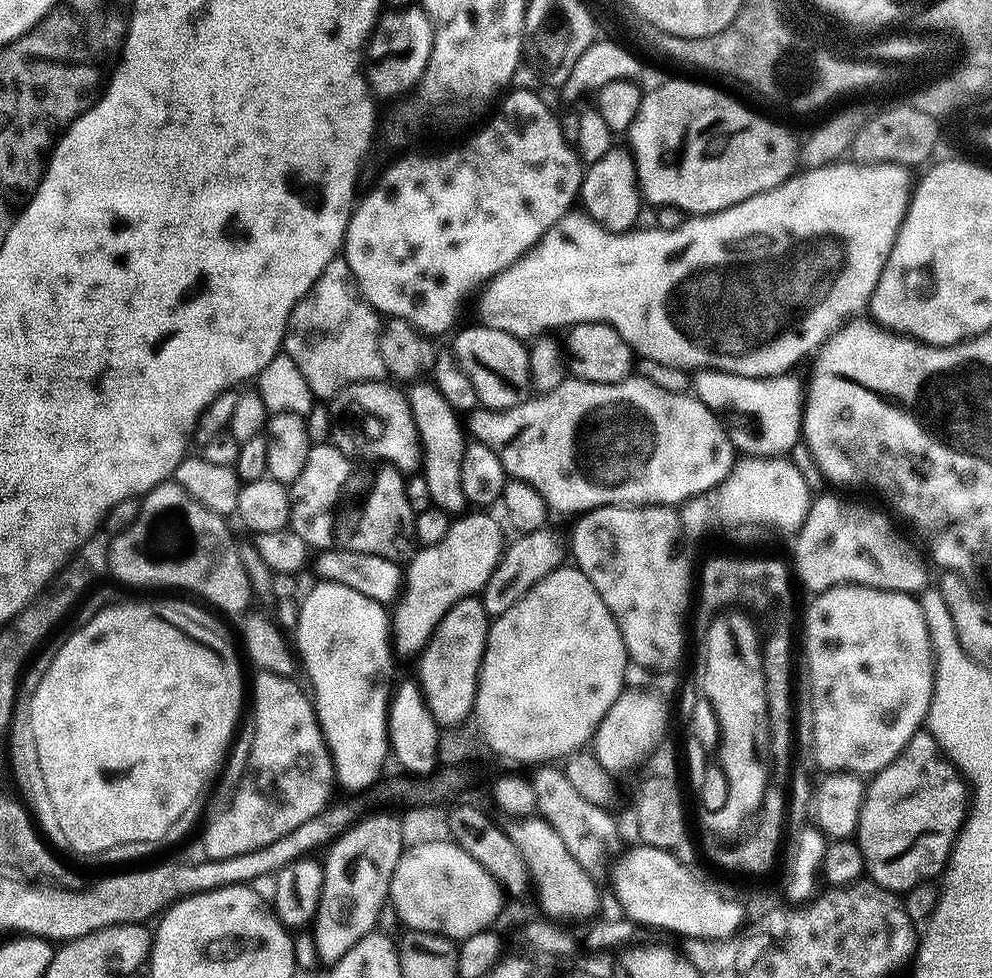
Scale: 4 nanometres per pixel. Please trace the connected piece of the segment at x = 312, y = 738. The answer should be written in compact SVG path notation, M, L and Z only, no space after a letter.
M263 670L255 673L256 681L250 684L250 704L252 700L252 745L248 748L248 773L236 788L236 797L228 804L221 816L216 816L204 832L203 855L210 860L234 858L238 854L250 854L262 846L270 846L274 838L290 834L302 822L320 815L329 807L336 771L332 769L332 755L324 741L324 731L316 718L316 709L309 693L295 683L295 679L279 676Z

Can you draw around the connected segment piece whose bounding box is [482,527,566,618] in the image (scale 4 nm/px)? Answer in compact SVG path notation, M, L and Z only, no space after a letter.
M543 527L533 532L525 532L517 535L515 537L517 540L513 544L511 541L505 547L503 556L497 563L496 569L490 574L482 591L484 608L489 617L495 618L506 610L510 610L510 606L514 606L514 602L518 602L538 582L542 582L542 578L546 578L555 568L561 567L565 563L565 545L563 548L559 538L548 531L547 527Z

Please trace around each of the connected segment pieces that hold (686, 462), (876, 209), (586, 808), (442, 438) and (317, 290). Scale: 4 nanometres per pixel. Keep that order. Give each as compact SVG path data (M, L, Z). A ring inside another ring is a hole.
M637 375L620 380L617 384L595 384L589 380L568 378L554 390L533 395L523 400L518 406L508 408L504 412L495 412L493 408L483 406L477 407L476 411L467 417L466 428L473 441L485 444L490 450L496 452L511 479L521 480L522 483L528 483L533 487L553 513L583 514L594 508L609 506L679 506L694 496L711 493L730 474L730 470L736 465L738 459L736 447L732 445L732 438L727 427L720 417L708 409L701 400L696 399L695 395L688 392L662 390L662 386L654 386L654 382L643 380Z
M833 162L821 168L810 168L793 174L777 188L754 194L726 210L685 219L684 224L678 226L678 230L658 230L655 226L648 226L645 232L608 232L594 223L587 214L573 210L556 223L536 249L513 264L507 272L501 273L485 289L487 292L480 308L481 323L487 328L502 330L525 342L551 333L548 332L551 328L564 330L573 324L609 324L611 328L618 330L618 334L622 334L622 338L632 347L637 357L662 362L666 366L685 370L716 368L720 372L750 378L785 375L791 369L788 368L791 364L798 363L803 356L810 355L814 350L816 352L838 329L843 328L849 320L859 317L863 308L865 311L869 307L878 286L878 278L900 233L904 215L908 213L910 180L908 184L909 169L905 165L844 163Z
M540 766L533 772L536 773L531 773L530 779L536 795L536 812L543 820L550 822L550 826L554 826L554 831L557 832L558 838L562 838L566 850L570 850L570 854L574 854L574 862L578 862L578 866L582 866L582 870L586 874L593 878L600 878L604 867L608 864L608 856L614 855L620 848L620 828L616 825L615 818L607 812L607 807L594 802L586 802L586 798L582 798L582 794L578 794L578 790L574 790L574 786L559 767Z
M420 378L409 383L406 388L410 414L420 439L422 457L422 475L430 490L433 505L449 514L460 514L465 511L466 501L462 488L462 460L466 447L466 428L461 417L442 398L442 390L433 384L431 379ZM409 387L409 388L408 388ZM465 436L465 440L464 440Z
M337 258L330 261L312 290L294 306L284 332L282 352L298 366L313 397L331 398L348 384L385 379L380 353L381 323L381 313L362 294L348 263Z

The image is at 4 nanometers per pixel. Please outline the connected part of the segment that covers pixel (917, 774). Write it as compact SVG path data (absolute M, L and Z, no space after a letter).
M921 730L882 771L867 781L860 811L858 843L867 879L888 892L903 894L943 873L956 836L970 811L970 788L955 764L940 750L931 732Z

